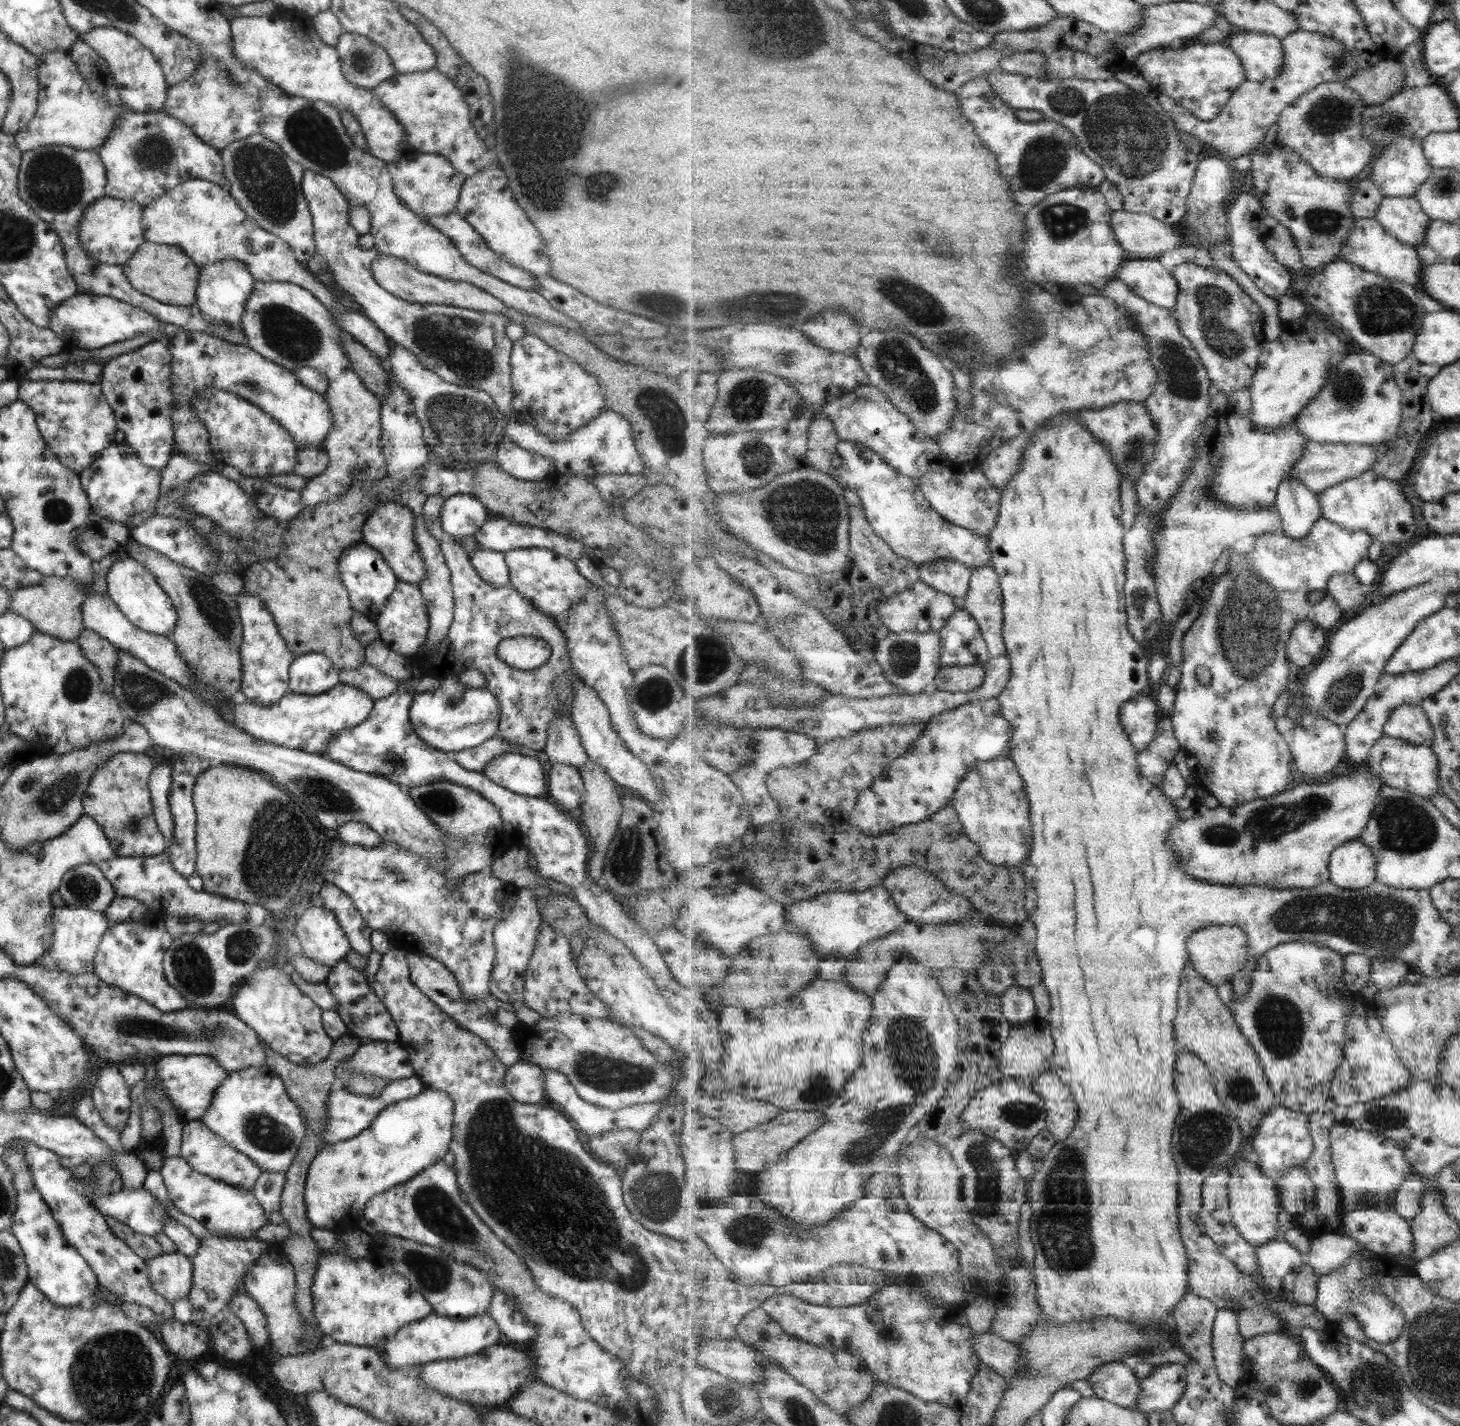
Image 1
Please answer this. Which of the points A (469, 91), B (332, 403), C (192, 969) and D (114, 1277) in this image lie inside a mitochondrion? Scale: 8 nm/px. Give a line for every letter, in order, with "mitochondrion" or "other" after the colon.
A: other
B: other
C: mitochondrion
D: other

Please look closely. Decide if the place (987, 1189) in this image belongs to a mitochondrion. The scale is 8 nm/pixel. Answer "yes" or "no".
yes

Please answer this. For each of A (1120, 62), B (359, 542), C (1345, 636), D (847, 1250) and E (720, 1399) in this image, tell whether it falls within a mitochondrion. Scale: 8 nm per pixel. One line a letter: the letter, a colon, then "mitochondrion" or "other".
A: other
B: other
C: other
D: other
E: mitochondrion

